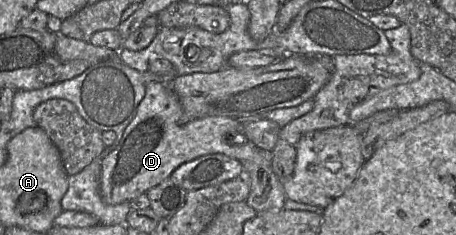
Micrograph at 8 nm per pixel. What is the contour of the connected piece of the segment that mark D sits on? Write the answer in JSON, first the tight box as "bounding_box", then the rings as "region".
{"bounding_box":[100,82,287,213],"region":[[[149,82],[145,96],[138,105],[136,115],[124,130],[118,142],[107,148],[112,150],[103,159],[101,166],[100,193],[107,204],[130,202],[149,189],[168,179],[180,165],[208,154],[224,154],[239,160],[251,176],[250,192],[246,203],[258,213],[280,210],[287,200],[282,180],[272,168],[272,154],[249,141],[244,133],[243,122],[226,116],[208,116],[183,122],[184,111],[176,94],[167,84]]]}

